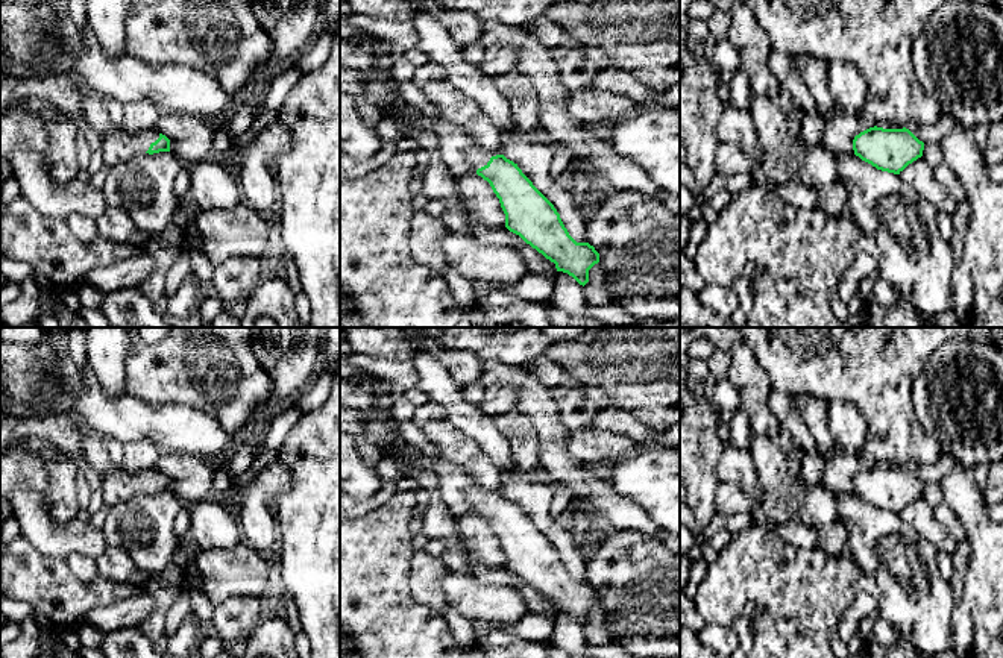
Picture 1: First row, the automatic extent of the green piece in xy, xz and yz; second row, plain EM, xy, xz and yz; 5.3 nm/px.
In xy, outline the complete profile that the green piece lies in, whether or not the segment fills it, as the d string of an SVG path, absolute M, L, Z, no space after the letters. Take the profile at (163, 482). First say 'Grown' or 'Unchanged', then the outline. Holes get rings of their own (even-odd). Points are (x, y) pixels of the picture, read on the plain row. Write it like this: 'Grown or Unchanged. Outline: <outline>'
Grown. Outline: M153 467L135 473L112 468L103 478L103 500L112 509L120 509L141 493L170 491L170 479Z

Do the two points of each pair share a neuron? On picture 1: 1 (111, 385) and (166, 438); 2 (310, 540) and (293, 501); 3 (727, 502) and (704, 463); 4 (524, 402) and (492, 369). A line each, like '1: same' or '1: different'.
1: different
2: same
3: different
4: same

